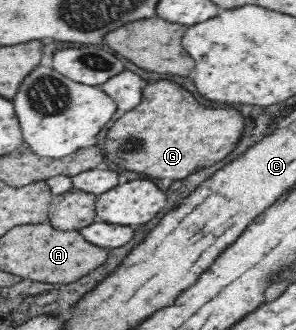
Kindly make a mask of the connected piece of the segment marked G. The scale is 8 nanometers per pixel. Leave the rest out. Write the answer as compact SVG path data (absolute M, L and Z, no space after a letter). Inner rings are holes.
M158 81L144 89L144 99L136 109L122 115L107 131L105 156L128 171L178 181L222 161L228 153L232 153L242 137L242 129L244 119L236 111L204 109L186 89L170 81ZM134 139L142 139L140 149Z

